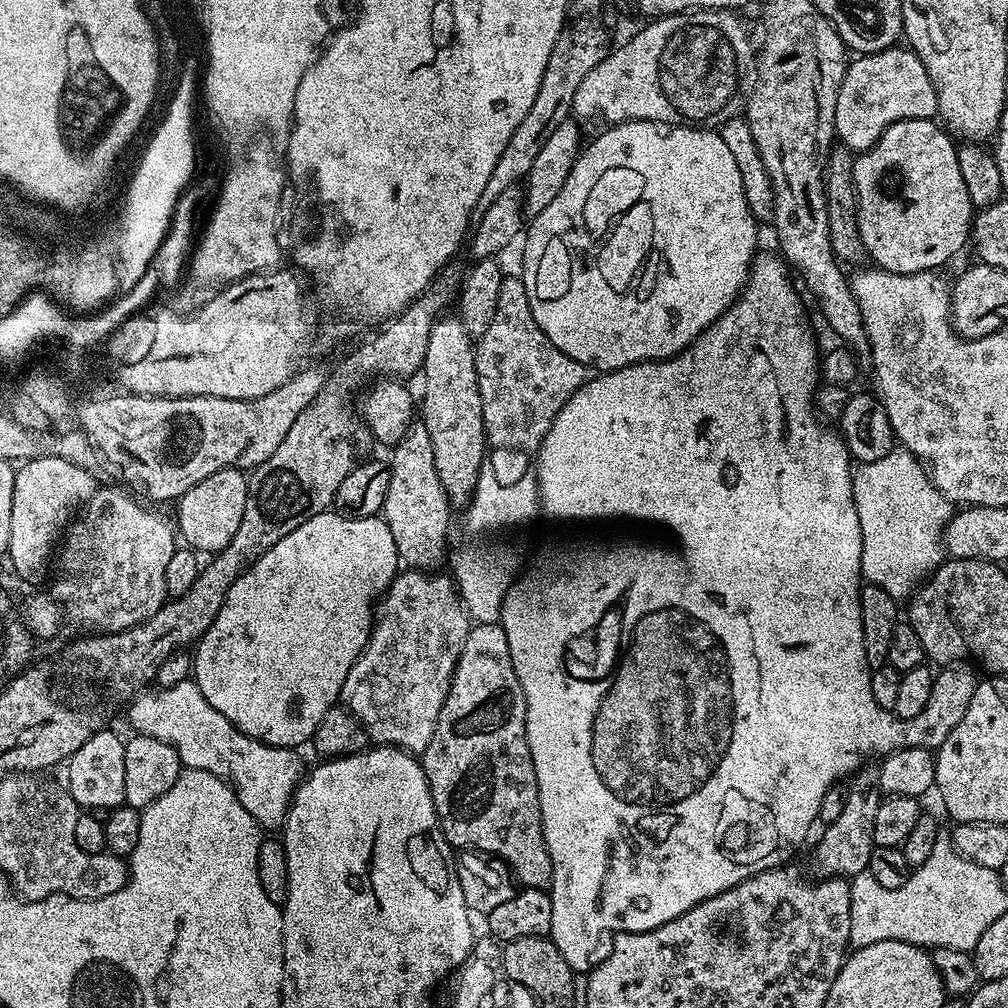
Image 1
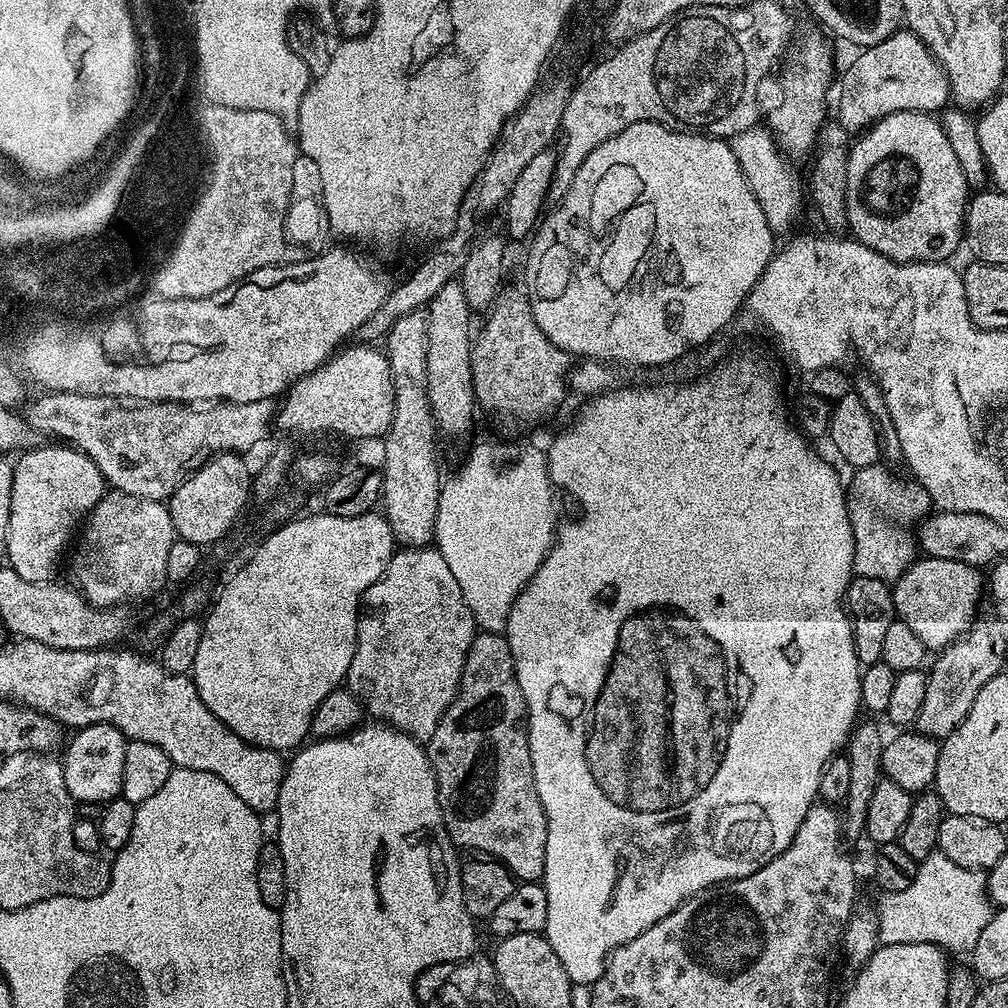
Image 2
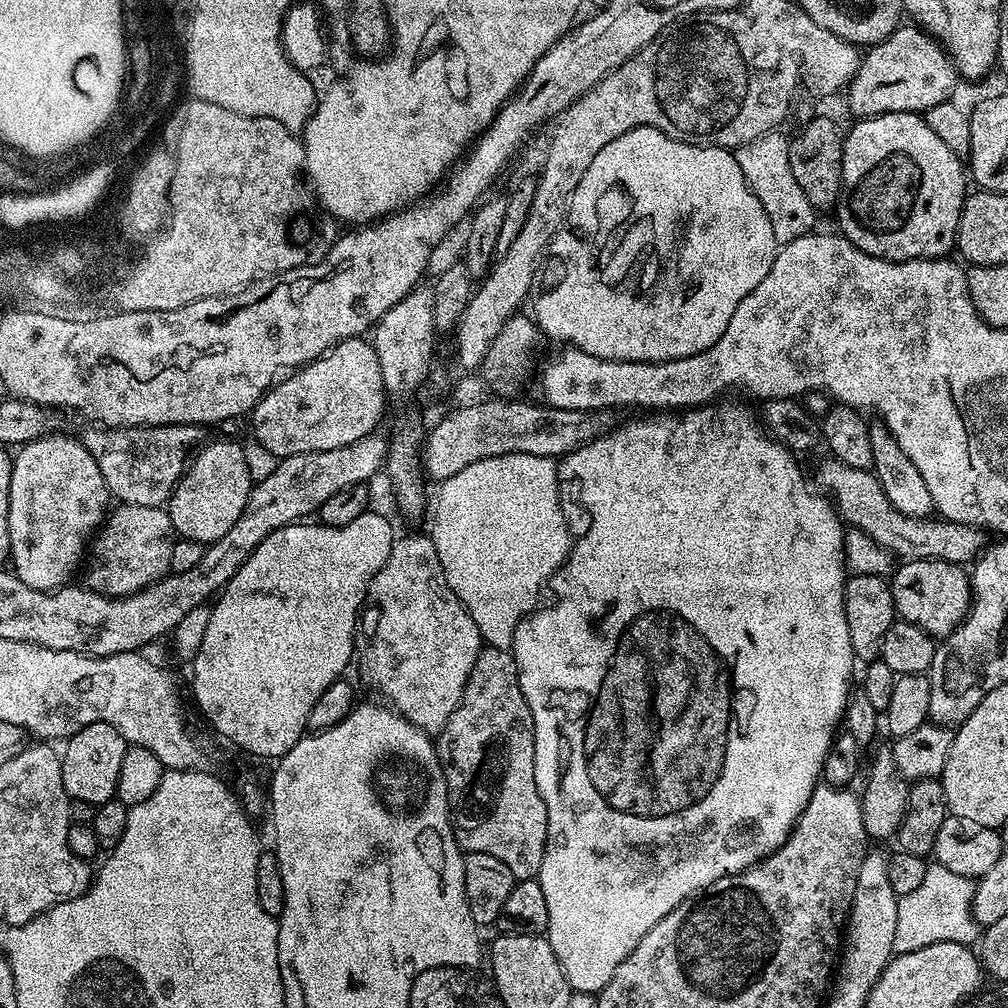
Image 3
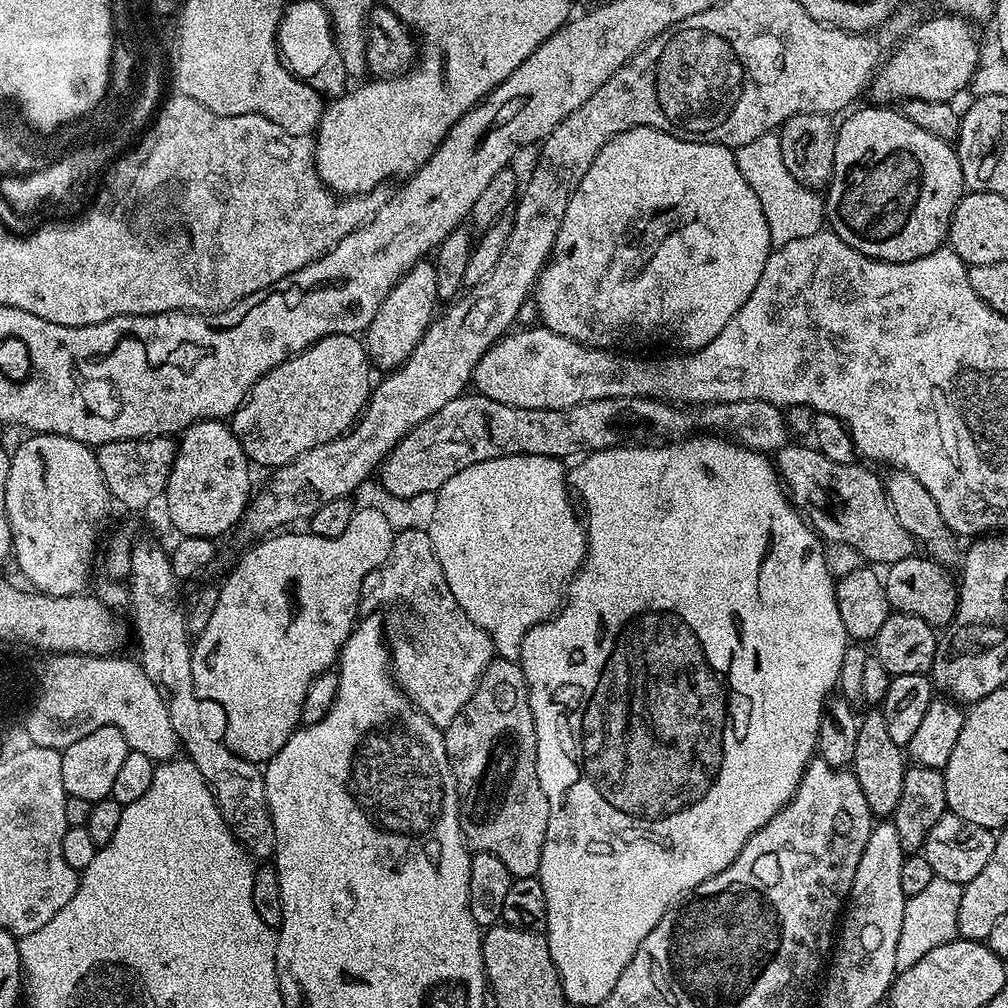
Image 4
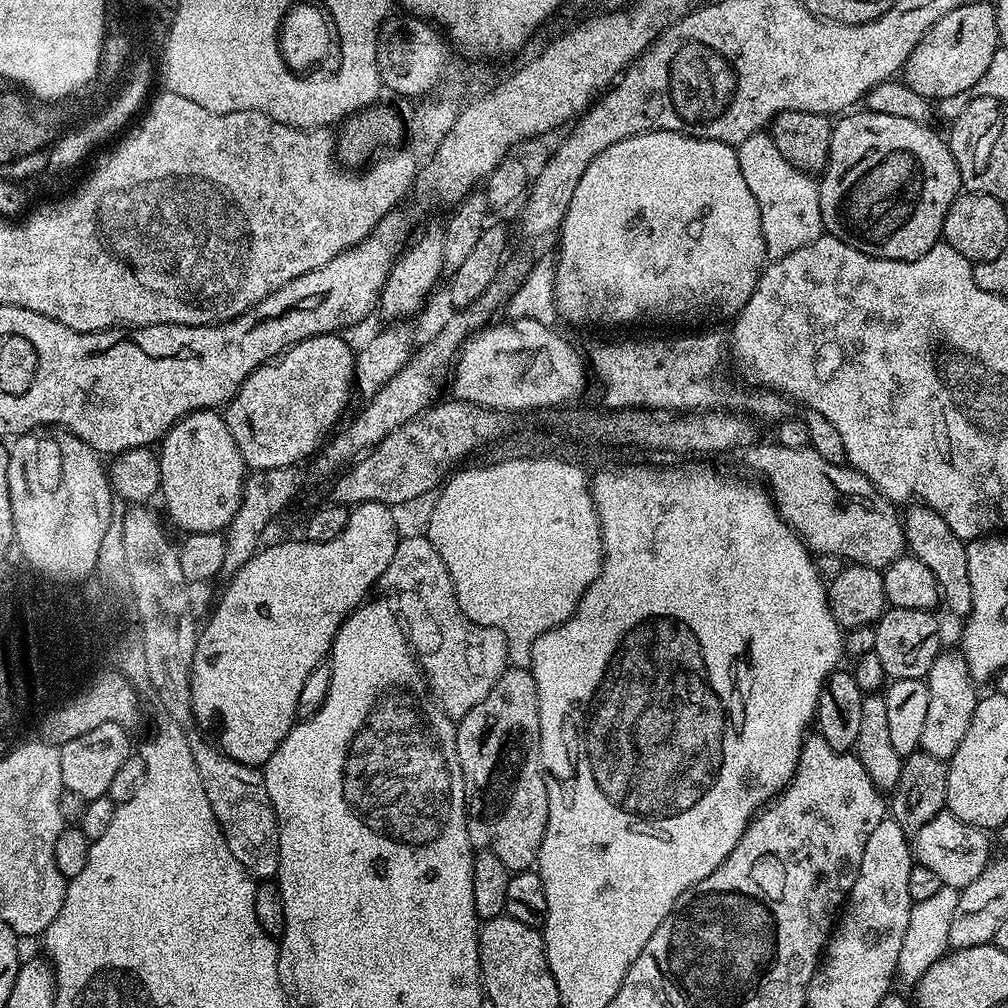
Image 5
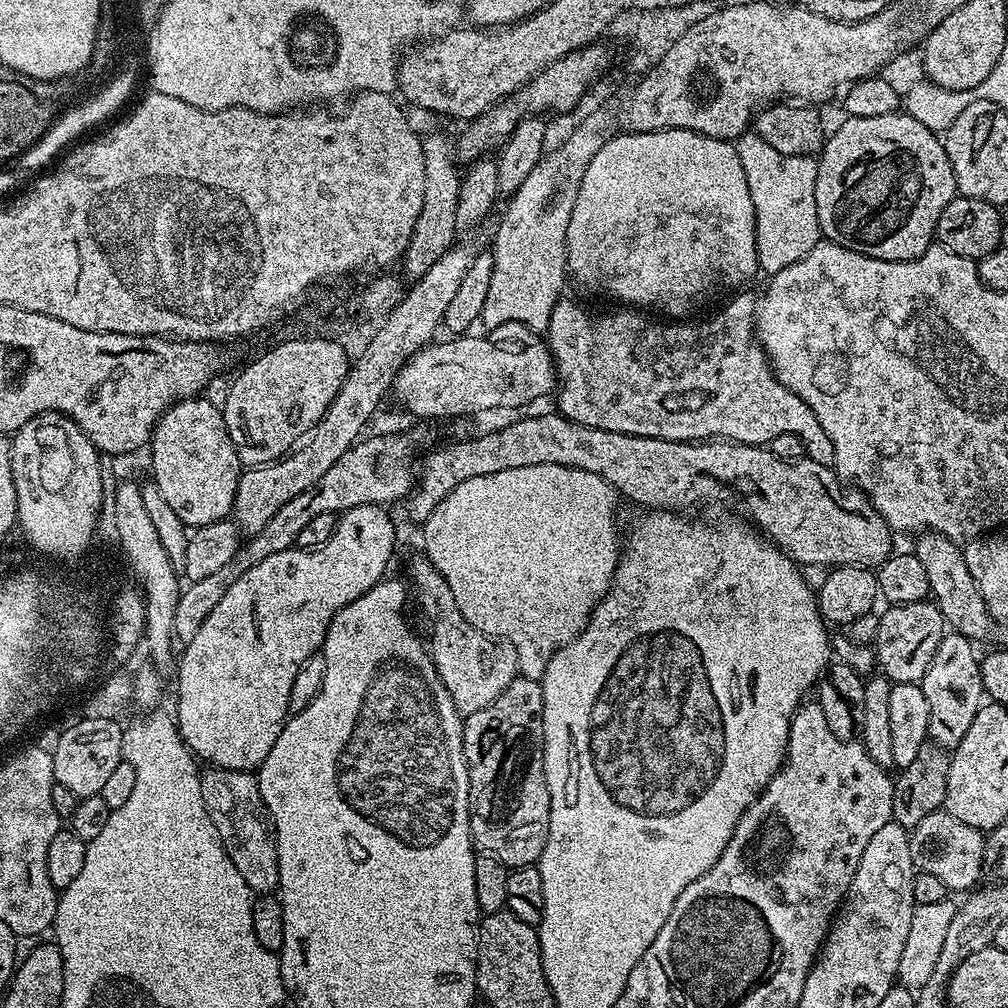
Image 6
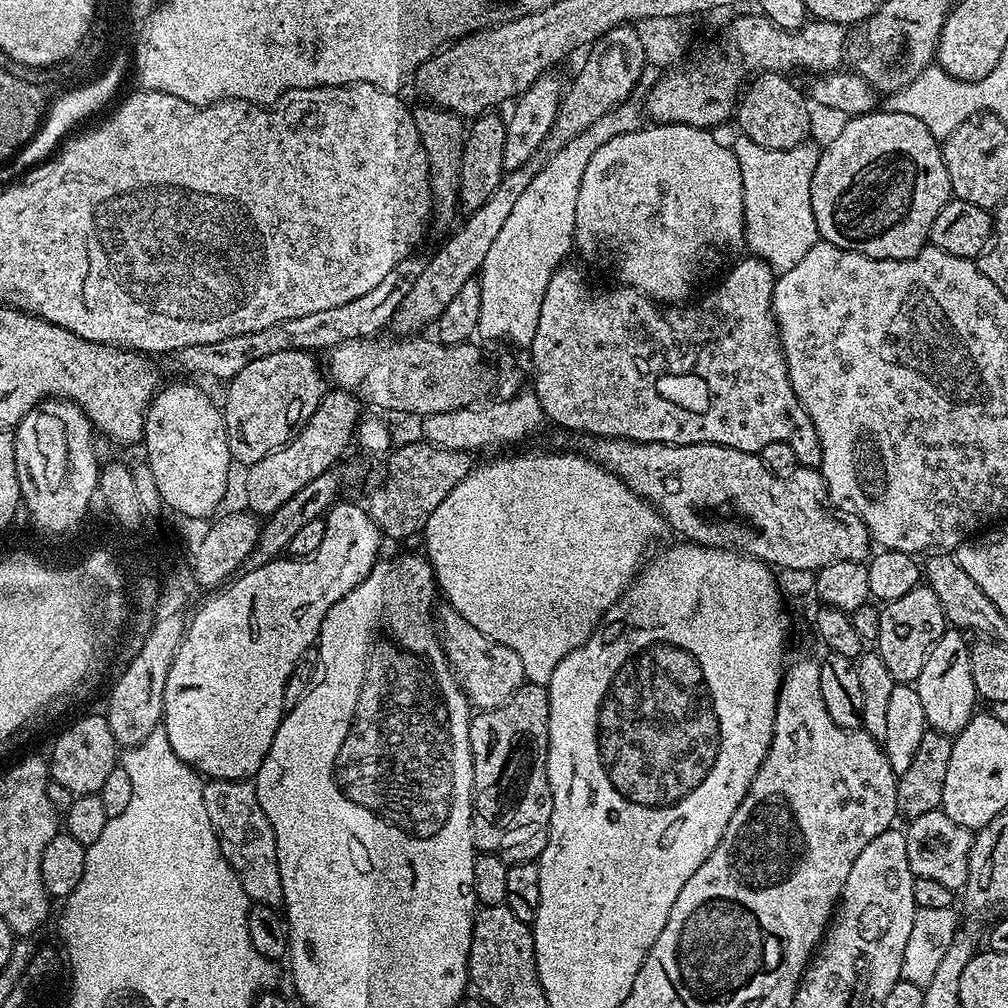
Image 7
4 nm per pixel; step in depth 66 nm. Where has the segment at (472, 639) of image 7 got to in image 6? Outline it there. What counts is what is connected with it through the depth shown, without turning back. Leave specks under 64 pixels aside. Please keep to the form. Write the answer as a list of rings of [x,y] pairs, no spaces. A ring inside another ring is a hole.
[[[417,554],[409,562],[406,580],[414,593],[414,604],[416,600],[416,612],[420,615],[420,624],[426,631],[432,632],[432,644],[430,640],[432,661],[446,690],[450,690],[450,698],[454,702],[454,706],[461,714],[477,712],[490,707],[494,698],[498,698],[498,694],[502,694],[502,690],[506,690],[506,686],[510,686],[510,682],[518,675],[514,646],[508,640],[493,639],[482,630],[470,626],[470,622],[466,622],[466,618],[462,618],[462,610],[458,610],[458,602],[454,602],[454,593],[450,590],[450,586],[446,586],[446,578],[442,578],[442,574],[438,572],[427,556]]]

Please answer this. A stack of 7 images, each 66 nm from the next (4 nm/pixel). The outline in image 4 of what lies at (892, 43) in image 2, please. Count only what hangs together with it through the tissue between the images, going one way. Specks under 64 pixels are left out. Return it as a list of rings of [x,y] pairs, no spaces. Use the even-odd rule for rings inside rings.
[[[939,14],[933,20],[921,19],[920,23],[891,49],[890,55],[881,63],[876,70],[876,75],[872,77],[870,85],[870,96],[877,105],[888,106],[895,102],[905,100],[925,100],[926,102],[938,102],[946,100],[955,101],[955,96],[960,91],[967,89],[972,83],[972,76],[982,63],[980,56],[980,44],[972,37],[973,25],[965,17],[951,14]]]

